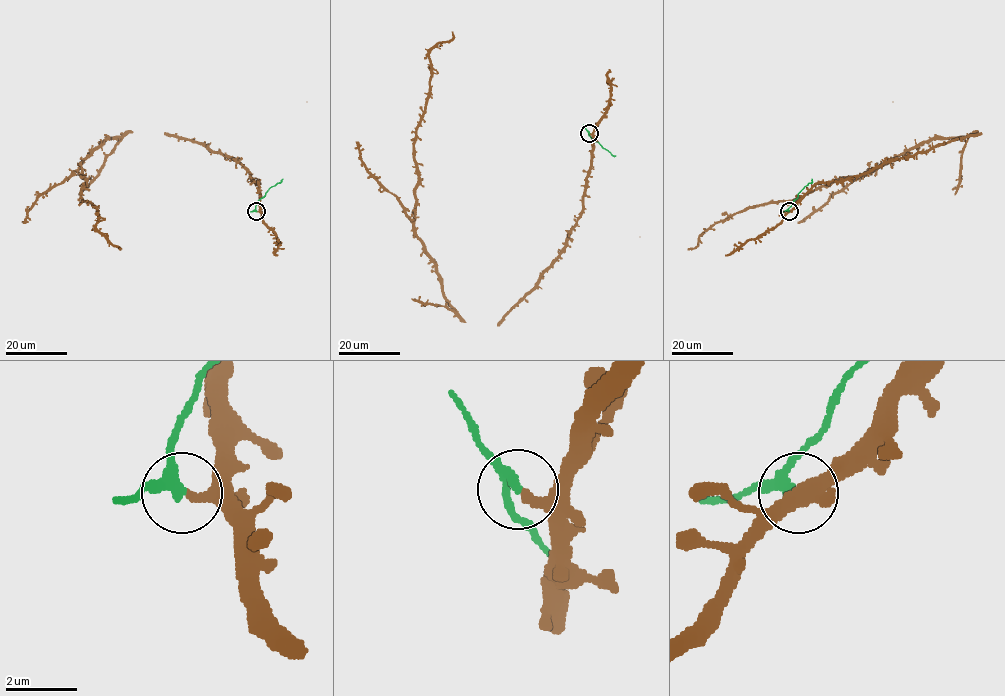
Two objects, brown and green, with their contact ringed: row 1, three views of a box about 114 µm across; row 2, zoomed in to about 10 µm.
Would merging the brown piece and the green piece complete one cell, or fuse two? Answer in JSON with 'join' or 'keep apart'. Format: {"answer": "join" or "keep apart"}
{"answer": "keep apart"}

